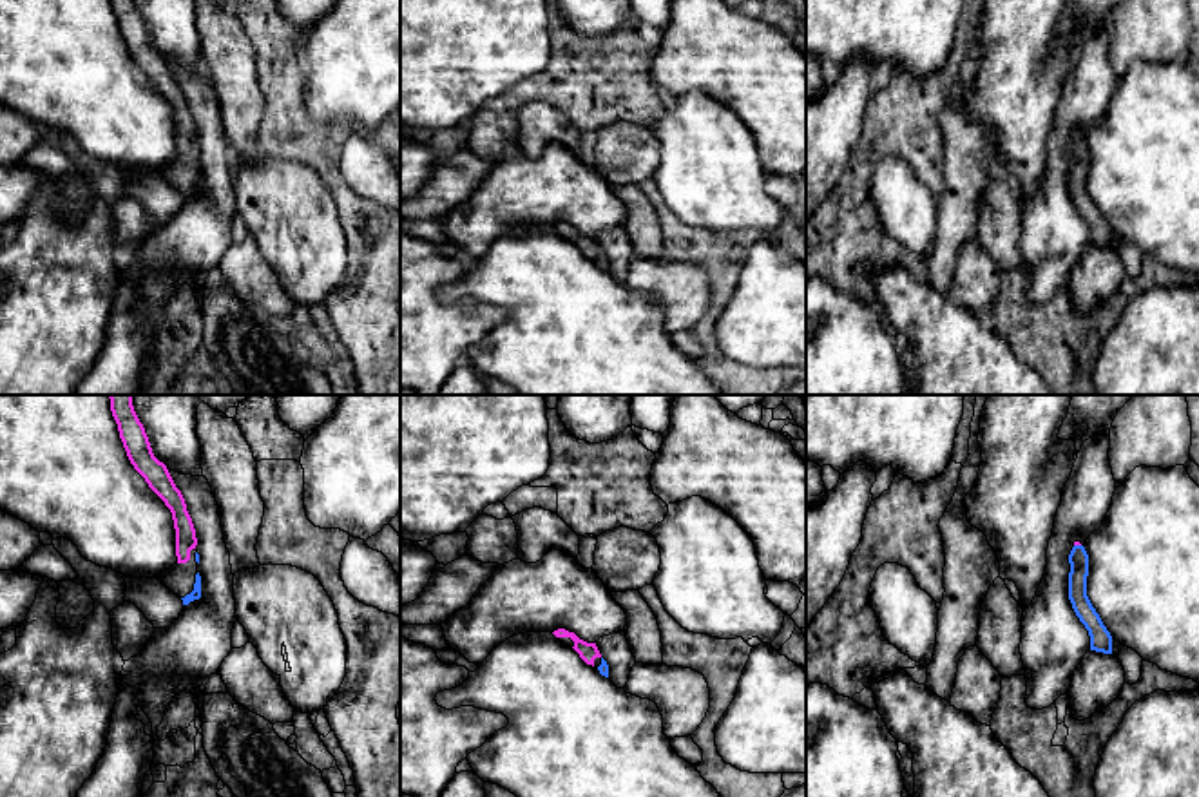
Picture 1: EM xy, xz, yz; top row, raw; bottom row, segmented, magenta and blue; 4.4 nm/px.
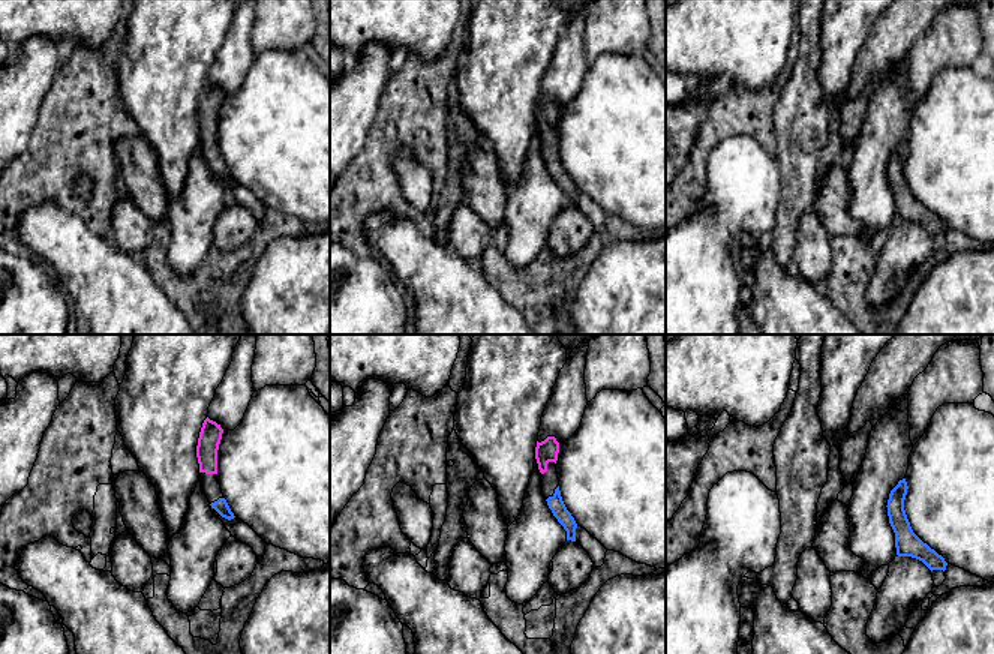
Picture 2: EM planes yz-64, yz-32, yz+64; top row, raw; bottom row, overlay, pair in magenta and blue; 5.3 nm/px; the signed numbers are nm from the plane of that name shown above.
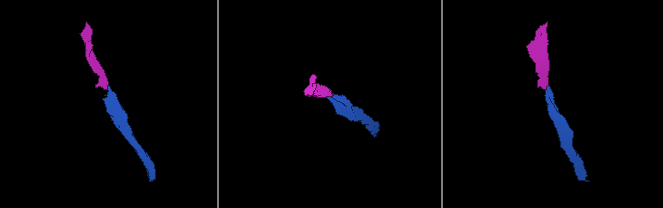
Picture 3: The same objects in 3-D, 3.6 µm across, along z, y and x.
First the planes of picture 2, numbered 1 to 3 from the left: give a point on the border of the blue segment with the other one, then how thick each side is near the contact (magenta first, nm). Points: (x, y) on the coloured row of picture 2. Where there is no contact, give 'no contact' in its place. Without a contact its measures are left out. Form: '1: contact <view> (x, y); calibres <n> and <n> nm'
1: no contact
2: no contact
3: no contact

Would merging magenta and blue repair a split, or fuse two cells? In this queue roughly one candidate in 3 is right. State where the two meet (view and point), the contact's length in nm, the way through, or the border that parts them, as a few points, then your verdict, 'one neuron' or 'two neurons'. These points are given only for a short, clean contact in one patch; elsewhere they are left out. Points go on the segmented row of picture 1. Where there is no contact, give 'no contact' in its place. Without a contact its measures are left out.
yz (1078, 544) | 30 nm | across yz (1074, 542), (1078, 544), (1078, 558) | one neuron

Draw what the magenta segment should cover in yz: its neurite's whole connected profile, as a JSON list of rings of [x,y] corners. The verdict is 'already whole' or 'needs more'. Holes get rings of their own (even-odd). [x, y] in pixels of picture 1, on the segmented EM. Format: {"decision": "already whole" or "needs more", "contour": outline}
{"decision": "needs more", "contour": [[[1079,542],[1069,554],[1069,600],[1090,636],[1090,650],[1112,654],[1112,636],[1087,596],[1089,554]]]}

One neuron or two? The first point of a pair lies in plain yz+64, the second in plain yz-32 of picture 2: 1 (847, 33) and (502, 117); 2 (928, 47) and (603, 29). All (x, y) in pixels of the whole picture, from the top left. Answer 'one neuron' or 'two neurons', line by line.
1: one neuron
2: one neuron

